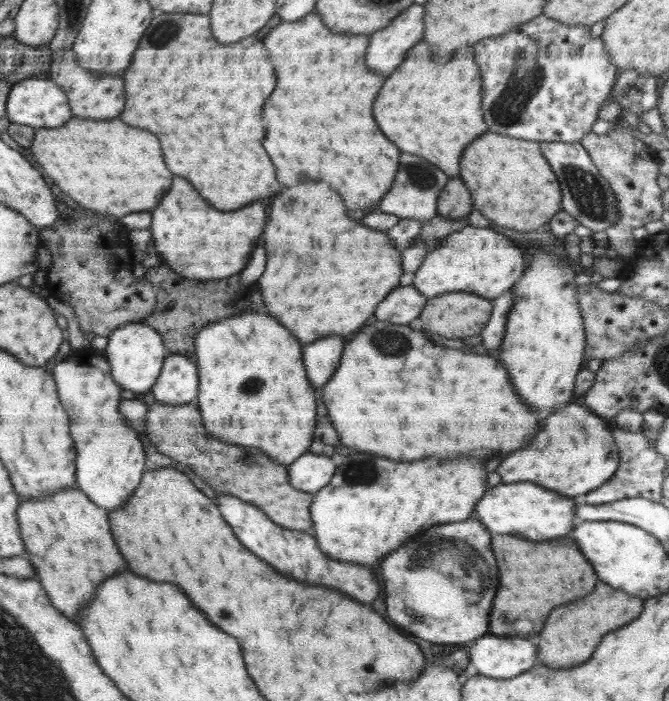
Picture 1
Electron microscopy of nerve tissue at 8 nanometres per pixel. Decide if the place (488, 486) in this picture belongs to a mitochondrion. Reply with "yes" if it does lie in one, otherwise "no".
no

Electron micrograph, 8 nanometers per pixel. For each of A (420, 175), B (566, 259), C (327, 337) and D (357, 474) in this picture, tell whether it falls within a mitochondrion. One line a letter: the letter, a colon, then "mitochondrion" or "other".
A: mitochondrion
B: other
C: other
D: mitochondrion

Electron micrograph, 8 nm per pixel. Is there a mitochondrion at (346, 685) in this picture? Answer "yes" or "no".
no

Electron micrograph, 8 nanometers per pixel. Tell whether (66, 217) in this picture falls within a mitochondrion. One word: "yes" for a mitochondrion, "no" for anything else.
no

